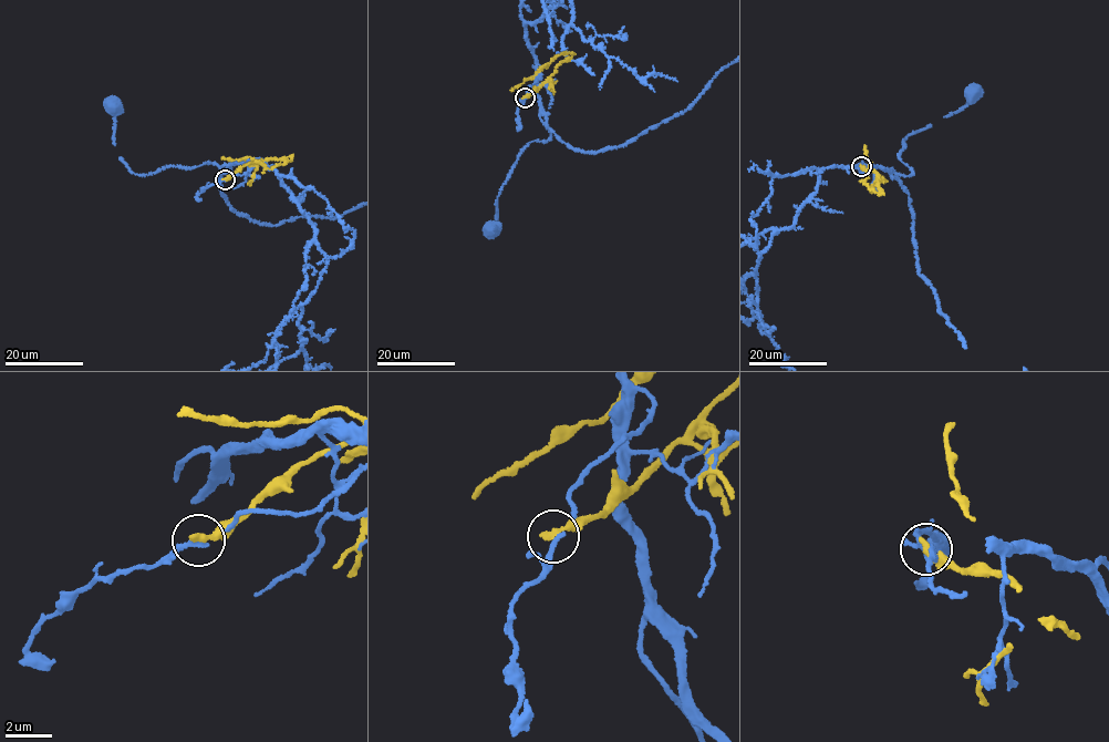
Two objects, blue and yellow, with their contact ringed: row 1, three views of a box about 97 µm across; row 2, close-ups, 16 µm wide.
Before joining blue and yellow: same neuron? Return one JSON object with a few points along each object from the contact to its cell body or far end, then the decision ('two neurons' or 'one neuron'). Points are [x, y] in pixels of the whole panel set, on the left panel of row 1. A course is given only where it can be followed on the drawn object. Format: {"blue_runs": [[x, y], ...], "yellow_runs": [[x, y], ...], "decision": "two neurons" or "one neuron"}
{"blue_runs": [[225, 179], [254, 164], [245, 160], [220, 167], [211, 162], [135, 174], [112, 141], [114, 105]], "yellow_runs": [[225, 178], [255, 162], [291, 157], [271, 167], [247, 157], [220, 158]], "decision": "two neurons"}

